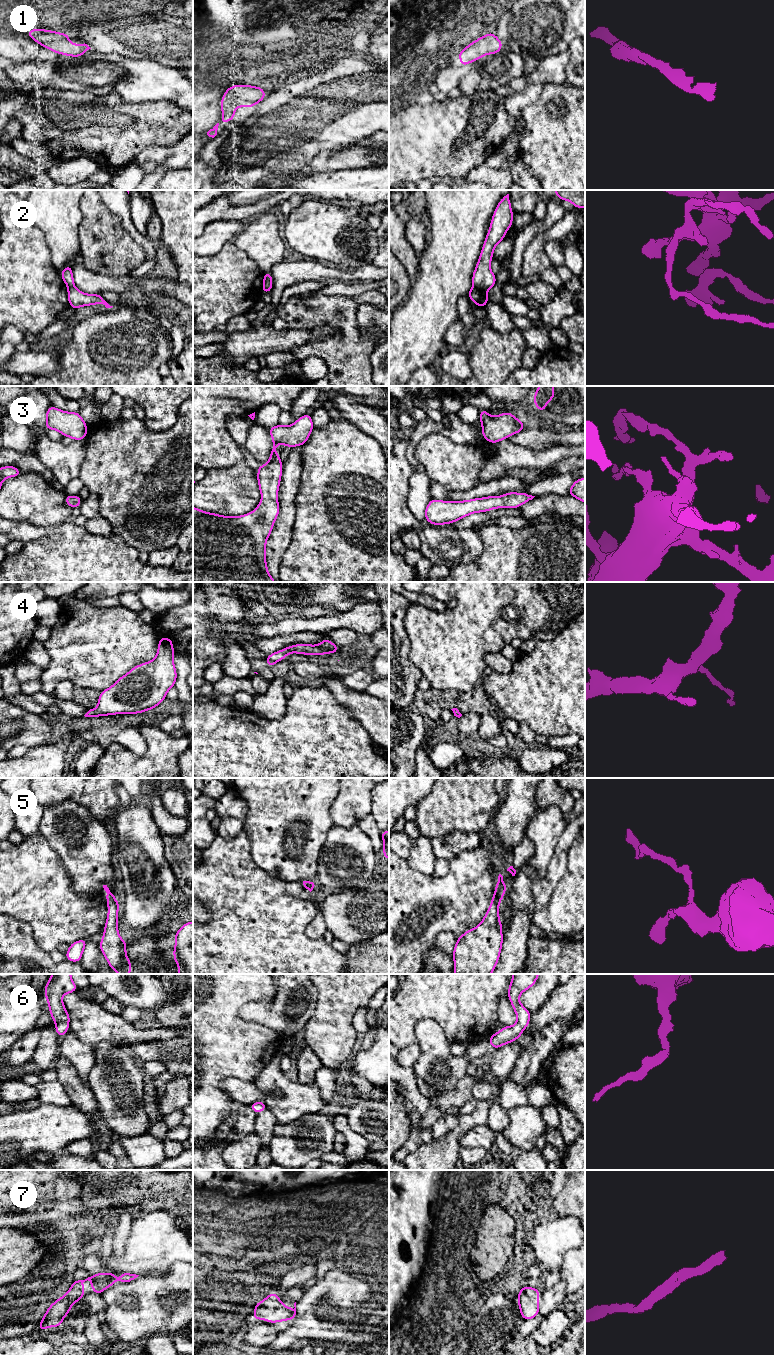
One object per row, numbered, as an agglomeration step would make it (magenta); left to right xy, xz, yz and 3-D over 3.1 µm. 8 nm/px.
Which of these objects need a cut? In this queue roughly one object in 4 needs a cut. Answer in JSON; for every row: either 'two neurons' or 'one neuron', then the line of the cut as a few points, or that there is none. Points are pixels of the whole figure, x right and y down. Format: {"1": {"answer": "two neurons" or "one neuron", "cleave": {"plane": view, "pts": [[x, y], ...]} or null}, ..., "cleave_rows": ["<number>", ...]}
{"1": {"answer": "one neuron", "cleave": null}, "2": {"answer": "two neurons", "cleave": {"plane": "yz", "pts": [[473, 285], [485, 292]]}}, "3": {"answer": "one neuron", "cleave": null}, "4": {"answer": "one neuron", "cleave": null}, "5": {"answer": "one neuron", "cleave": null}, "6": {"answer": "one neuron", "cleave": null}, "7": {"answer": "one neuron", "cleave": null}, "cleave_rows": ["2"]}

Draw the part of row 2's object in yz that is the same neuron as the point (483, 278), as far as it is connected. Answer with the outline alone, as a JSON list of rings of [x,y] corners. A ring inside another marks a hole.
[[[507,194],[499,201],[494,211],[489,231],[472,275],[473,286],[484,292],[487,292],[496,284],[496,275],[490,269],[493,251],[495,246],[505,238],[506,231],[512,227],[512,221],[513,212],[509,194]]]

